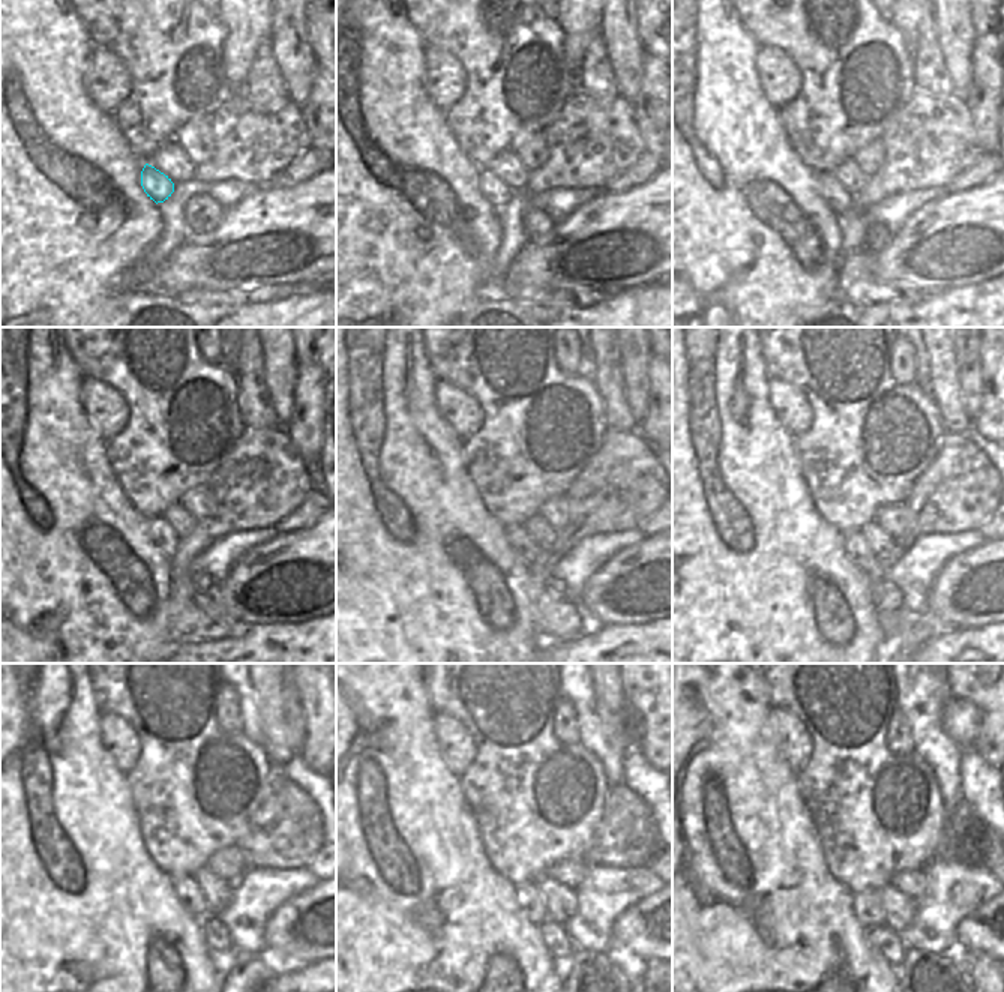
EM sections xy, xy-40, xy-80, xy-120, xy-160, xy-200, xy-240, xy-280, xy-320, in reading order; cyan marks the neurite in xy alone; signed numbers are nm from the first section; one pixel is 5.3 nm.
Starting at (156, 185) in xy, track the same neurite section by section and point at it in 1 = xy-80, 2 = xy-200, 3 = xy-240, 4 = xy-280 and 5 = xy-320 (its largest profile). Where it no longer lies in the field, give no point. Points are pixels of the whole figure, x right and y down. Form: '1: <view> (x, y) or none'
1: xy-80 (835, 195)
2: xy-200 (857, 548)
3: xy-240 (186, 889)
4: xy-280 (529, 896)
5: xy-320 (868, 905)

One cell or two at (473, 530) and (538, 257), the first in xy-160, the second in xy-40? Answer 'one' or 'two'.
two

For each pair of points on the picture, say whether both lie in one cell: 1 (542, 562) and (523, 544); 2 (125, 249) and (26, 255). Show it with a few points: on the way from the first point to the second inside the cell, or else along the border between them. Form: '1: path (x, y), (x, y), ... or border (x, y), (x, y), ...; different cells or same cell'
1: path (538, 559), (527, 548); same cell
2: path (101, 249), (50, 249); same cell

